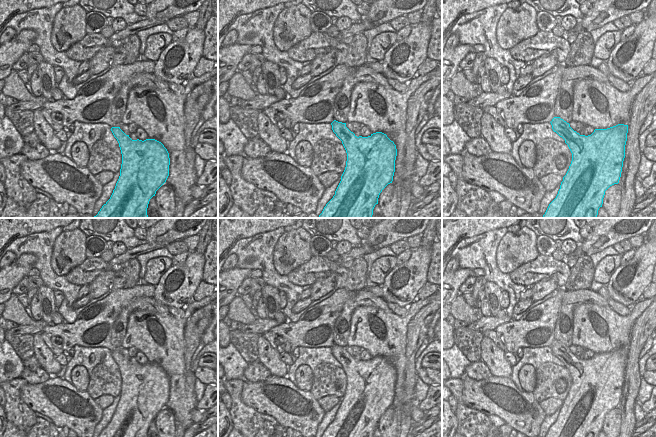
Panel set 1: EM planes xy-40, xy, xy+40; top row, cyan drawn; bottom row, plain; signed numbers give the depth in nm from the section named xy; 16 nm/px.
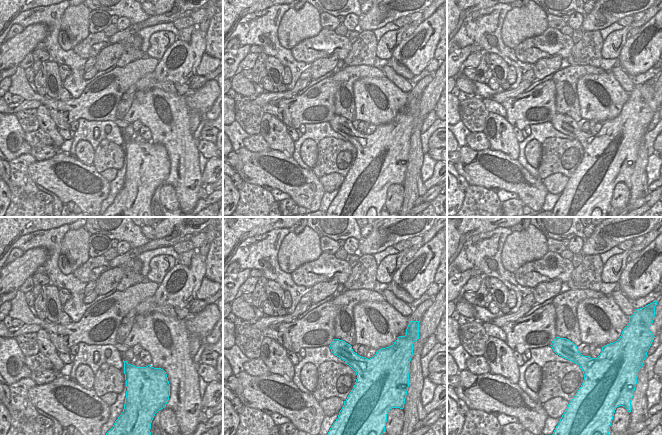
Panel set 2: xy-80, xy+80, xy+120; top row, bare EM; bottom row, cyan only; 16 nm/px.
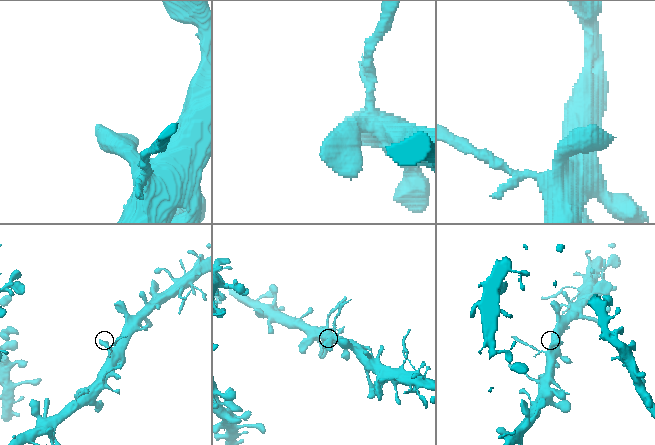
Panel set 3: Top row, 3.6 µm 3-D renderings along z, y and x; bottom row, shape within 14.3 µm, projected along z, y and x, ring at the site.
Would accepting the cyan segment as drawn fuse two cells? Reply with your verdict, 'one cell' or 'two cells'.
one cell

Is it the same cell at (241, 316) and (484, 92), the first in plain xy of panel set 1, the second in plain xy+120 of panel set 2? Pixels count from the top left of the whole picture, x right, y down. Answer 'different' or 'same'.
different

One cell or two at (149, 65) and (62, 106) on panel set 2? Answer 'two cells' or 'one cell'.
one cell

